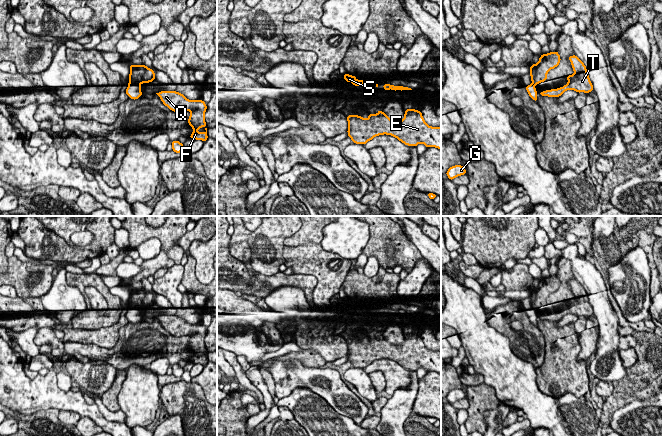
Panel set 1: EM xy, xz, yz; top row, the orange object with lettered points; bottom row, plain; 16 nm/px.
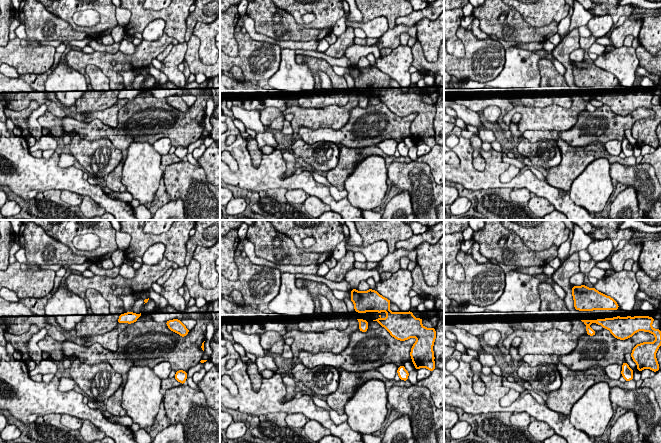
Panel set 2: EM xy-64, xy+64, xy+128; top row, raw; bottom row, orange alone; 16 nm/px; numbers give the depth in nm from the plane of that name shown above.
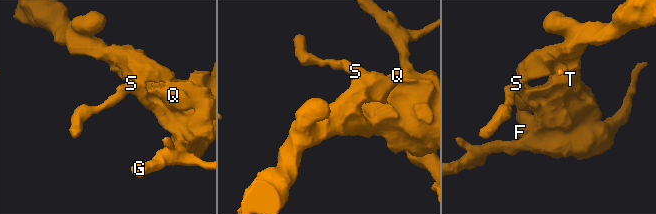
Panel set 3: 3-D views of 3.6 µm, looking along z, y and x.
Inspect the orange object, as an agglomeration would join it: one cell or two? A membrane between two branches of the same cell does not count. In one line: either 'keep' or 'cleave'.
cleave

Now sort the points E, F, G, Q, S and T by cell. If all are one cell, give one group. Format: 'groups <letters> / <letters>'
groups E F Q T / G S

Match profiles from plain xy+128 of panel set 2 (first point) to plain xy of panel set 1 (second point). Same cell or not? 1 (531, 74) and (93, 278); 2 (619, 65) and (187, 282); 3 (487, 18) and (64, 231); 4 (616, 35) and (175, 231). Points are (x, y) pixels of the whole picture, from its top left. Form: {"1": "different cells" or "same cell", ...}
{"1": "different cells", "2": "different cells", "3": "different cells", "4": "different cells"}

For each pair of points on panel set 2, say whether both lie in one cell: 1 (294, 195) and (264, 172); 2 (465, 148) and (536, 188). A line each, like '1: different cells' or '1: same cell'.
1: different cells
2: same cell

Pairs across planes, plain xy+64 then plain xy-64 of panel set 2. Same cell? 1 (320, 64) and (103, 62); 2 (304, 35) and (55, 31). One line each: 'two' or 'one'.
1: one
2: one

